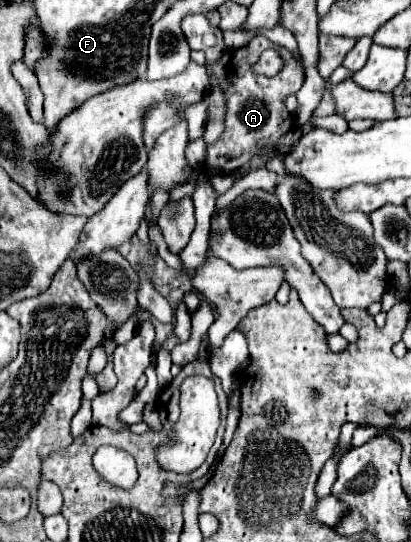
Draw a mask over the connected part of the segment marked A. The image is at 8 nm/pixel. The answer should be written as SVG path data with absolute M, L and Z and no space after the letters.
M257 35L249 41L249 45L241 47L241 49L227 49L225 55L221 55L221 61L217 61L211 67L213 75L217 77L221 89L227 95L227 117L225 117L223 135L219 137L219 141L213 147L207 149L209 157L207 157L205 169L209 175L221 175L221 173L227 175L227 173L237 171L257 153L259 143L267 141L267 149L275 149L277 141L295 129L295 119L287 111L285 99L289 95L295 95L301 89L301 85L305 81L303 63L299 59L295 59L295 55L291 51L277 45L275 49L285 59L285 67L281 69L281 73L277 73L275 77L251 73L251 65L259 61L263 49L267 49L267 47L273 47L273 43L265 35Z

